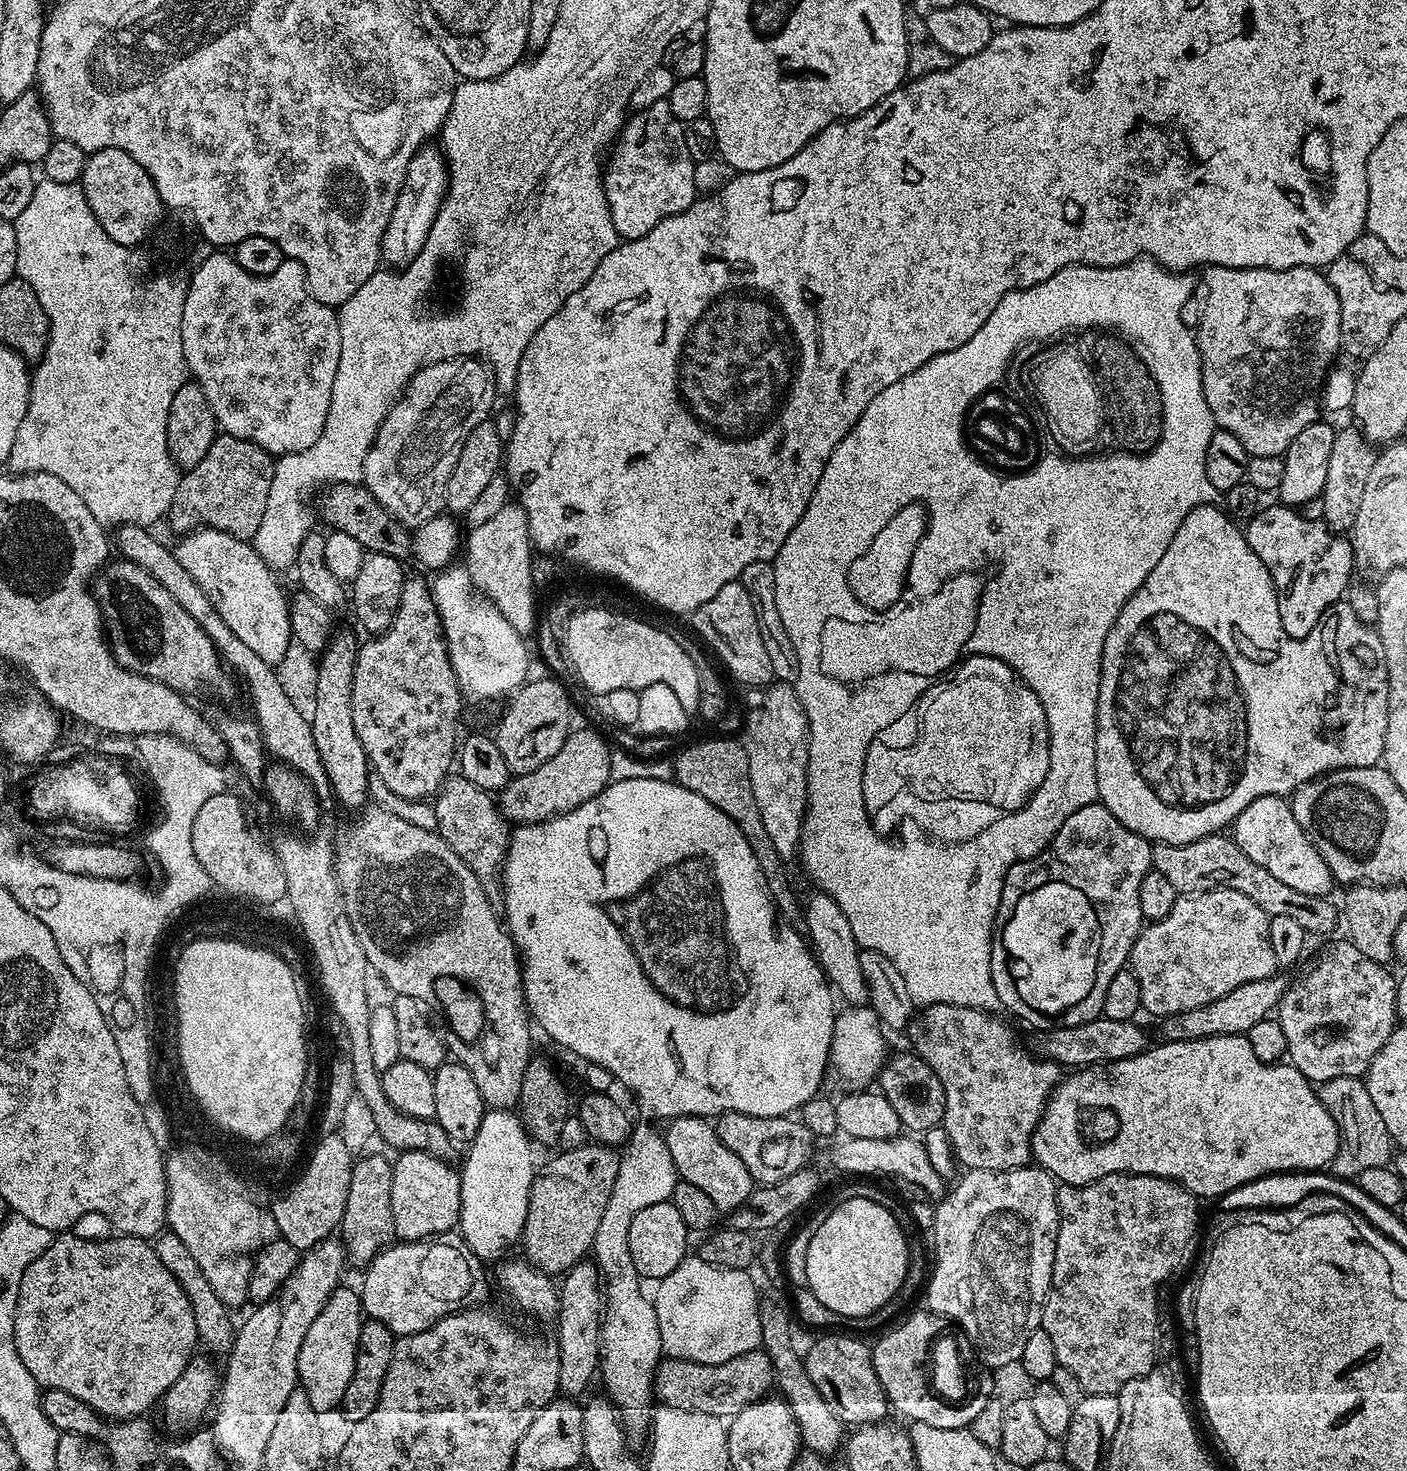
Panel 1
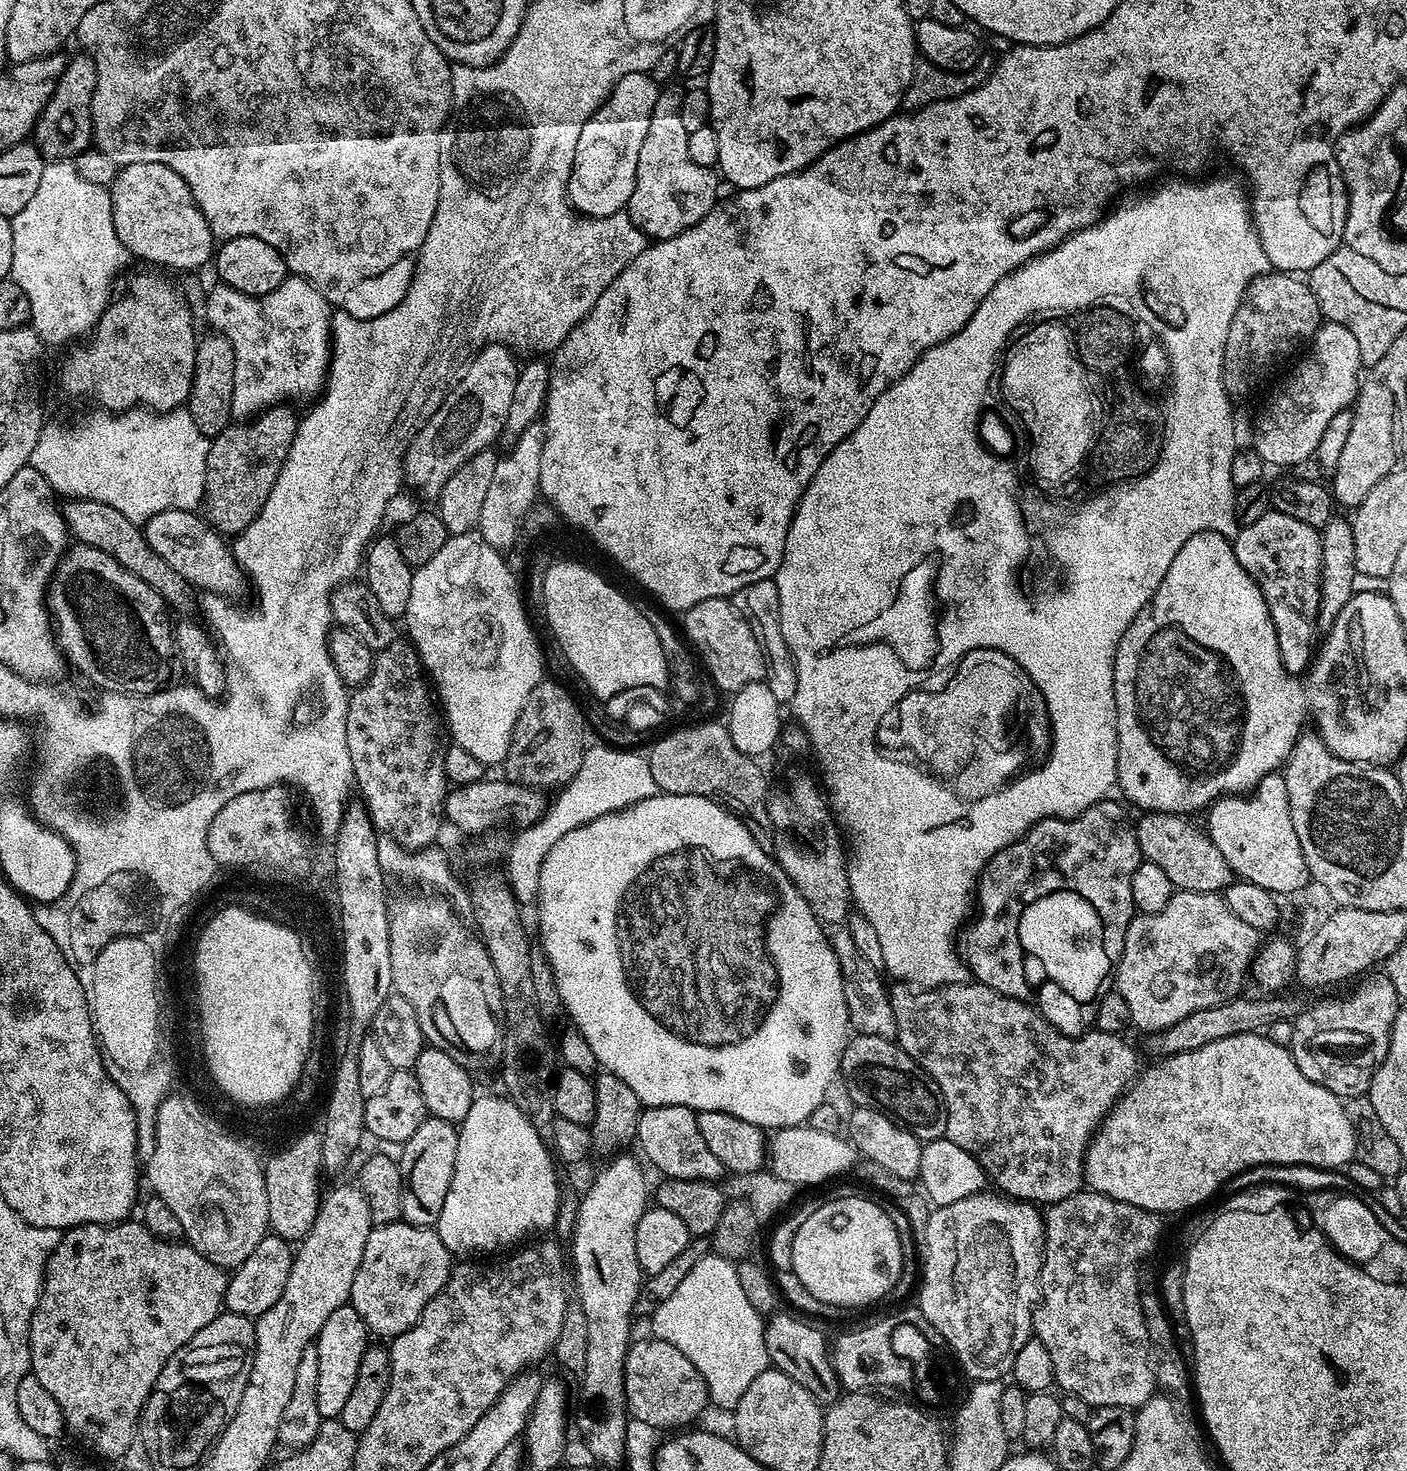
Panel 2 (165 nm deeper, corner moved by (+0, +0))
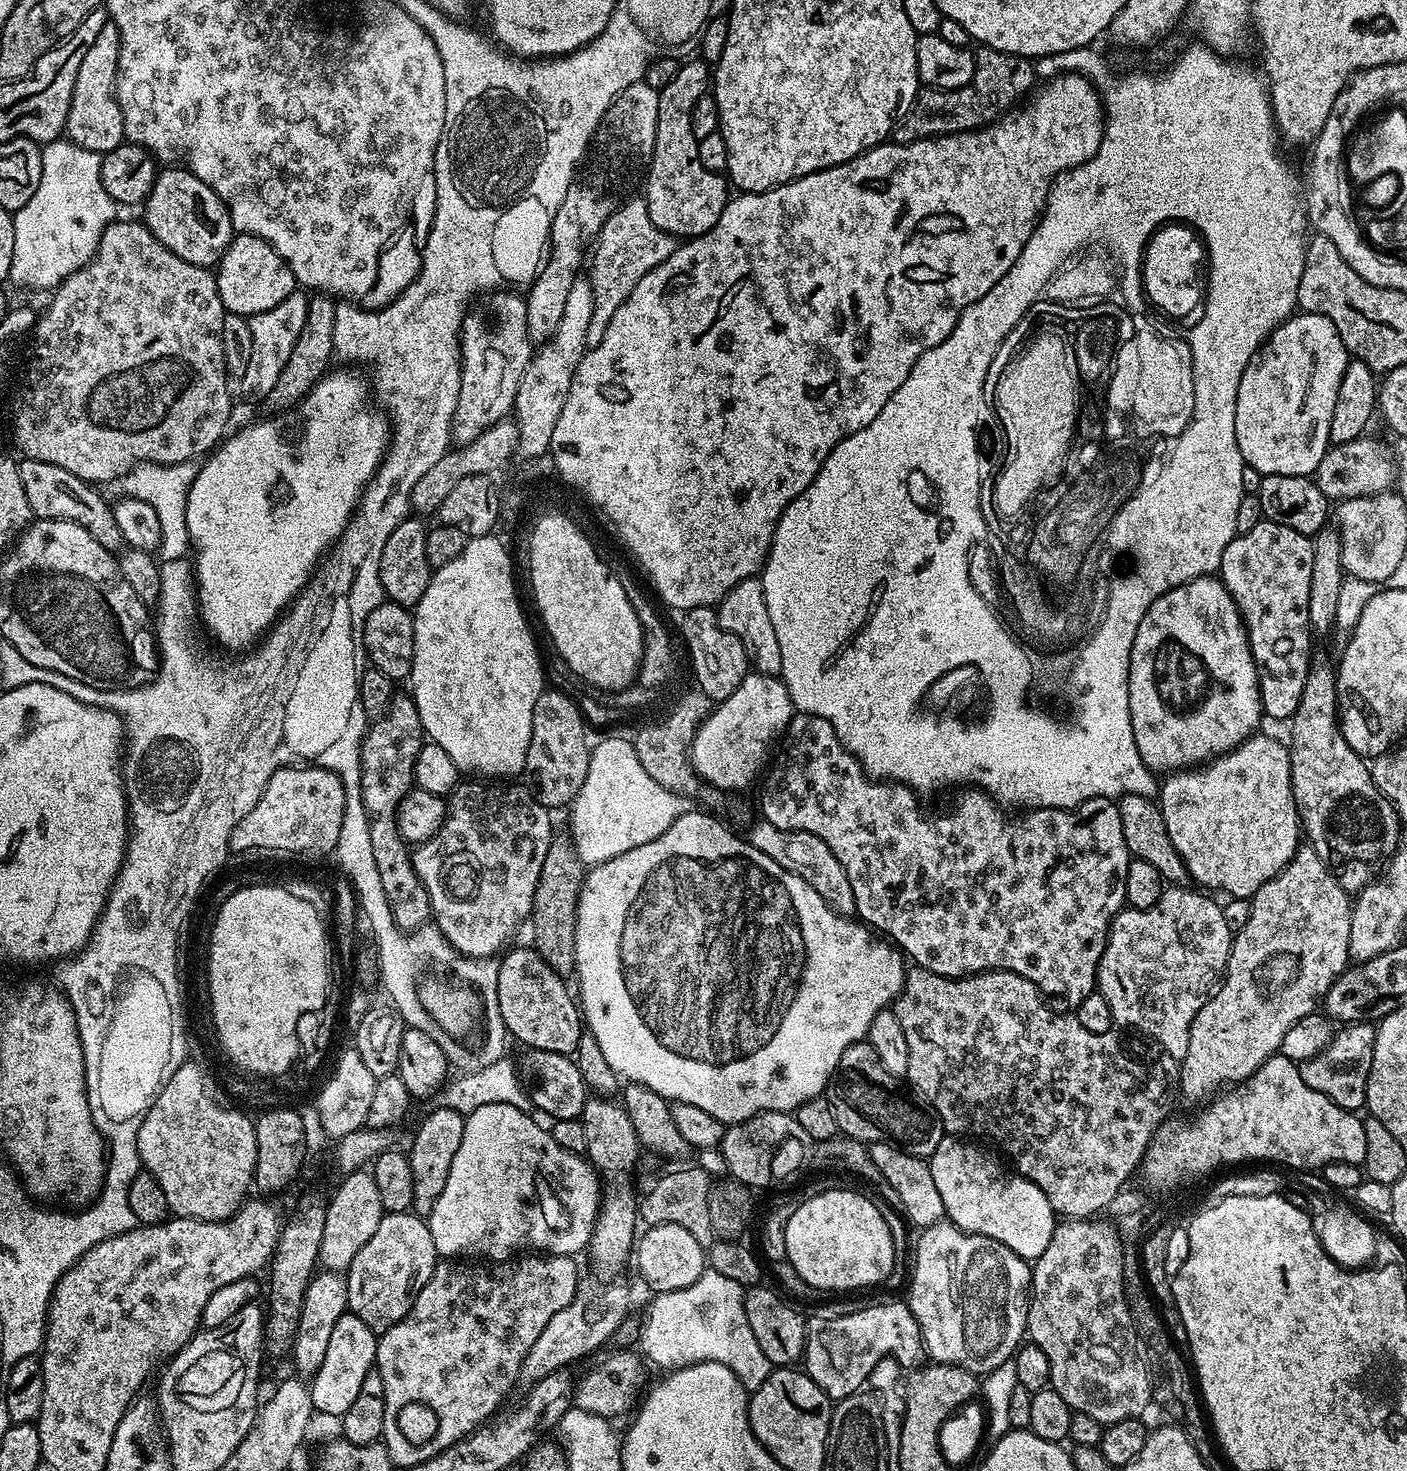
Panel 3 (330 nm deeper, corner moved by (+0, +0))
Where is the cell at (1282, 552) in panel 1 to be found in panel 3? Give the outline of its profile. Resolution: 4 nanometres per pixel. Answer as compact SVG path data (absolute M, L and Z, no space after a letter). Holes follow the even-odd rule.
M1262 519L1258 526L1254 526L1254 530L1246 530L1232 539L1222 554L1218 569L1219 579L1228 588L1244 619L1244 628L1248 632L1250 650L1260 679L1260 706L1267 719L1269 716L1272 720L1291 721L1292 715L1298 710L1298 702L1302 702L1302 686L1306 686L1308 670L1312 667L1314 633L1308 621L1310 573L1314 571L1312 546L1313 541L1298 534L1298 530L1290 530L1290 526Z

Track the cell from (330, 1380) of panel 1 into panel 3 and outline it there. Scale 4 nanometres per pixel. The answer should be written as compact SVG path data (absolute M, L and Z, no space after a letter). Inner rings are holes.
M344 1312L342 1318L338 1318L338 1323L330 1333L326 1359L322 1361L322 1366L318 1366L316 1375L310 1380L312 1406L319 1415L321 1412L324 1416L343 1418L346 1410L354 1406L354 1397L362 1386L362 1378L366 1378L366 1374L373 1371L376 1363L377 1339L377 1333L353 1312Z

